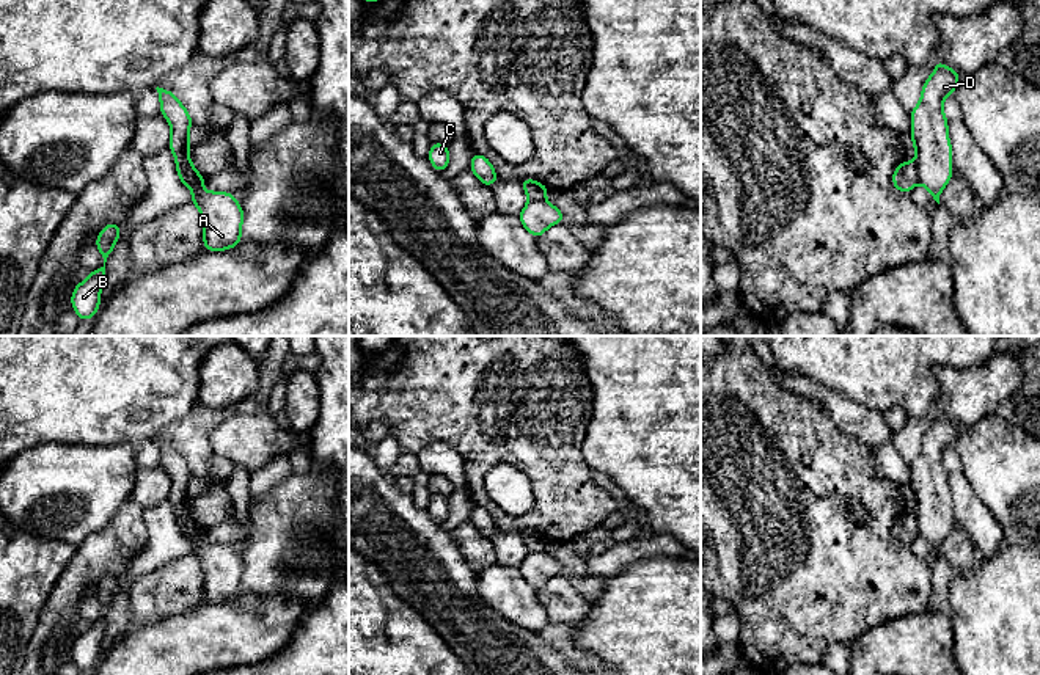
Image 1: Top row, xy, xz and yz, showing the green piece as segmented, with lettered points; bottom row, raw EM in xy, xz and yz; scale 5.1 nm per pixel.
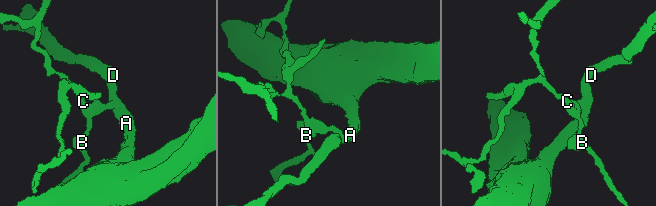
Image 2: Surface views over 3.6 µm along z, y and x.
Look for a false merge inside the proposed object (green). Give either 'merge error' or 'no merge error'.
merge error

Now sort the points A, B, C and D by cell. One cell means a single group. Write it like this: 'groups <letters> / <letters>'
groups A D / B C

